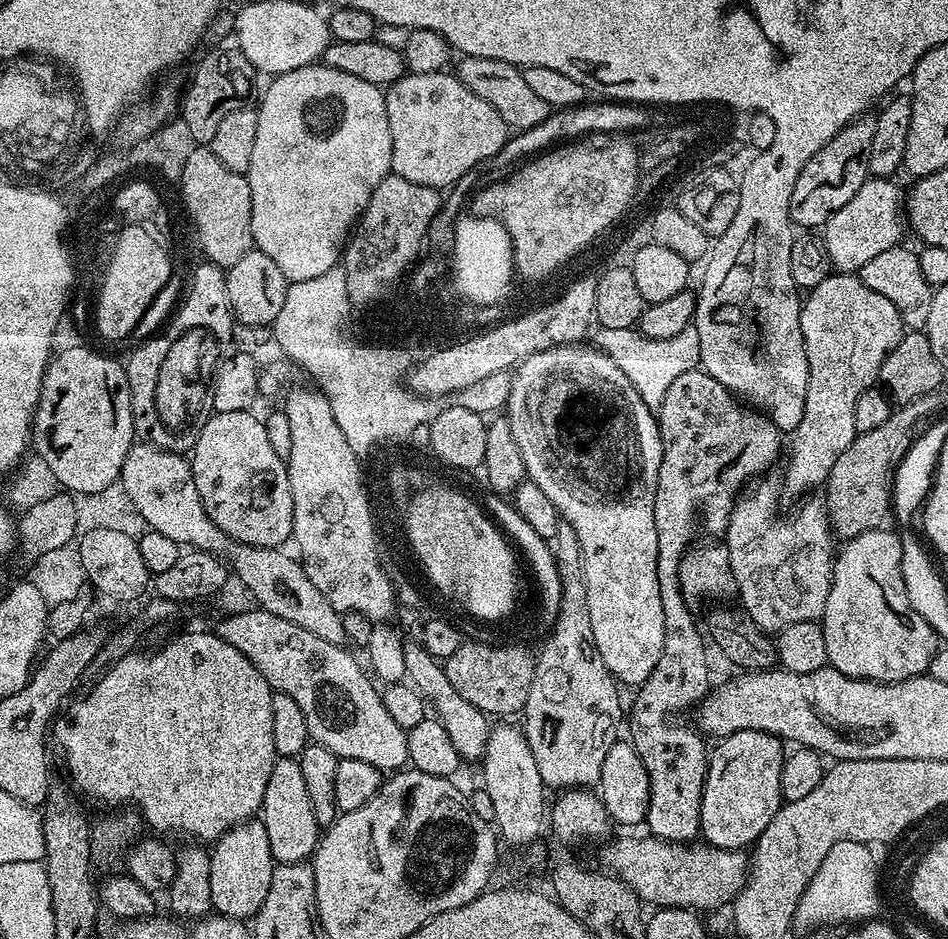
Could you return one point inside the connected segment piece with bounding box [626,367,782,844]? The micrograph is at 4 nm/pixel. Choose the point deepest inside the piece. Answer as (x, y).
(713, 443)

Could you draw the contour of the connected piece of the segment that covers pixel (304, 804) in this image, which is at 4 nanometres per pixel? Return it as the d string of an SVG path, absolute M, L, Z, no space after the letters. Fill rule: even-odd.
M277 759L276 765L270 770L264 807L260 809L258 816L266 826L266 838L270 838L270 854L276 864L298 864L307 861L315 853L322 835L322 826L314 818L310 793L302 779L299 759Z

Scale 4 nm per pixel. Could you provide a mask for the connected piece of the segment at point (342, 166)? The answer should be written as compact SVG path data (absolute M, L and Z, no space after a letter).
M323 62L302 66L288 73L277 75L272 85L264 92L264 97L258 103L258 135L254 138L254 155L250 157L250 166L246 173L250 186L250 230L252 243L262 254L270 254L278 265L278 270L289 282L318 278L318 274L326 274L326 270L337 267L342 253L350 239L354 225L359 221L364 208L370 202L370 194L378 190L378 182L382 182L392 171L392 135L390 122L386 114L384 92L377 85L362 82L362 78L354 78L354 74L345 74L342 70L334 70Z

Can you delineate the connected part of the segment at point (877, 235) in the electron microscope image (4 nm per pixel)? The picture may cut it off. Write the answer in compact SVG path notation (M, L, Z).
M892 178L867 179L851 200L827 219L822 227L822 239L835 271L842 274L857 273L866 262L870 262L870 258L882 254L882 250L890 250L901 243L900 235L906 232L906 224L902 219L902 188L900 192L896 182Z

